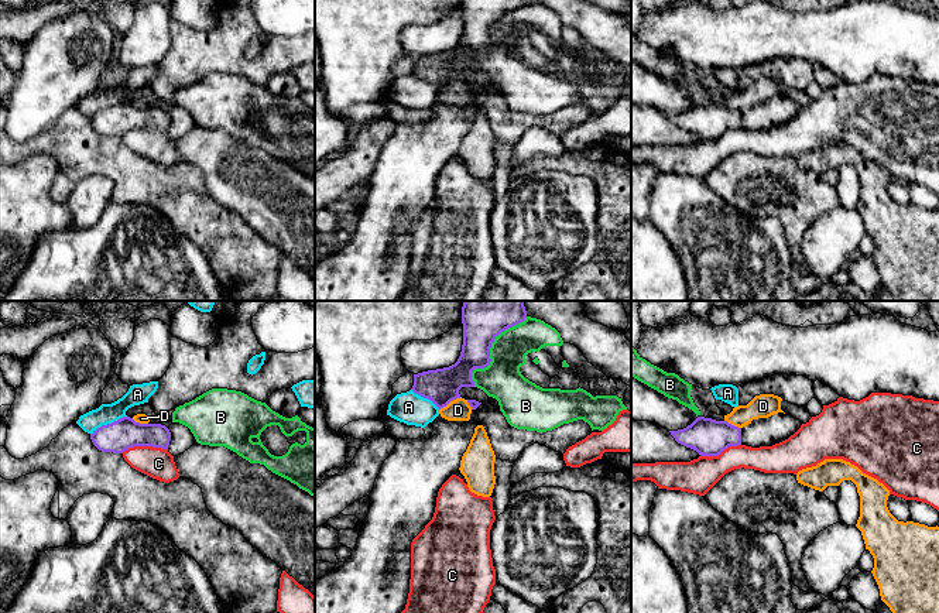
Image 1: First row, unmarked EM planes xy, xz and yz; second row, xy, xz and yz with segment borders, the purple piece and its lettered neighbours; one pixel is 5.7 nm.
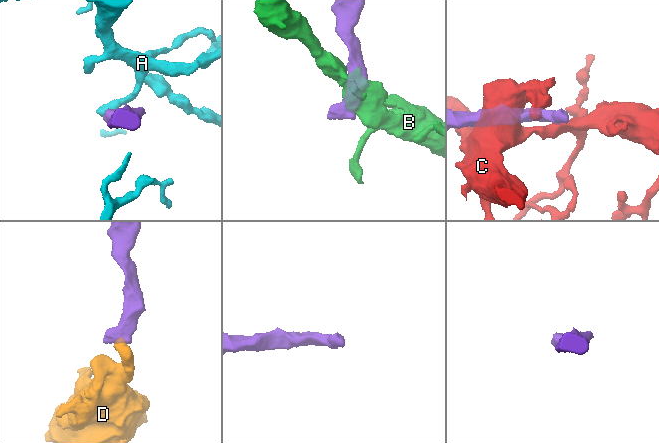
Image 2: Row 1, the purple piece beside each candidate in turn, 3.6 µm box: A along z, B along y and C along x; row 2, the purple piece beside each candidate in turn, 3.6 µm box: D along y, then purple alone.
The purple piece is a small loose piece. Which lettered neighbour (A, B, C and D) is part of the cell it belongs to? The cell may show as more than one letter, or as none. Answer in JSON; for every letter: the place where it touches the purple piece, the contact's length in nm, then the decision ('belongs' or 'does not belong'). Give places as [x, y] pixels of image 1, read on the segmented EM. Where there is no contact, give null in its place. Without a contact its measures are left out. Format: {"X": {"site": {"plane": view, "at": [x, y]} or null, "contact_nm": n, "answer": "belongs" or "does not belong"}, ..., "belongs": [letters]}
{"A": {"site": {"plane": "xy", "at": [108, 424]}, "contact_nm": 240, "answer": "does not belong"}, "B": {"site": {"plane": "xz", "at": [489, 350]}, "contact_nm": 500, "answer": "does not belong"}, "C": {"site": {"plane": "xy", "at": [144, 445]}, "contact_nm": 260, "answer": "does not belong"}, "D": {"site": {"plane": "xz", "at": [449, 401]}, "contact_nm": 150, "answer": "does not belong"}, "belongs": []}

